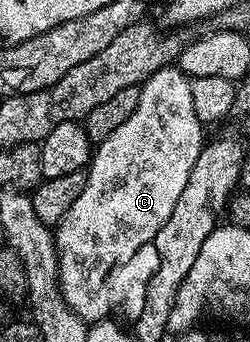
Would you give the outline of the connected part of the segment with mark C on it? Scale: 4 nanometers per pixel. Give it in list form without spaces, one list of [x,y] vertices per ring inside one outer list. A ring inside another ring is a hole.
[[[178,68],[159,70],[139,86],[139,99],[137,108],[133,108],[133,116],[129,116],[129,120],[125,120],[113,136],[94,147],[81,196],[77,196],[73,208],[69,208],[59,225],[54,227],[55,247],[59,253],[59,287],[63,299],[73,313],[88,324],[112,317],[111,301],[115,298],[115,286],[111,277],[122,266],[129,265],[142,246],[150,247],[154,243],[157,232],[165,220],[169,220],[169,212],[173,212],[189,181],[189,172],[193,172],[197,156],[201,156],[205,145],[205,124],[197,112],[193,112],[190,87],[191,79]]]

